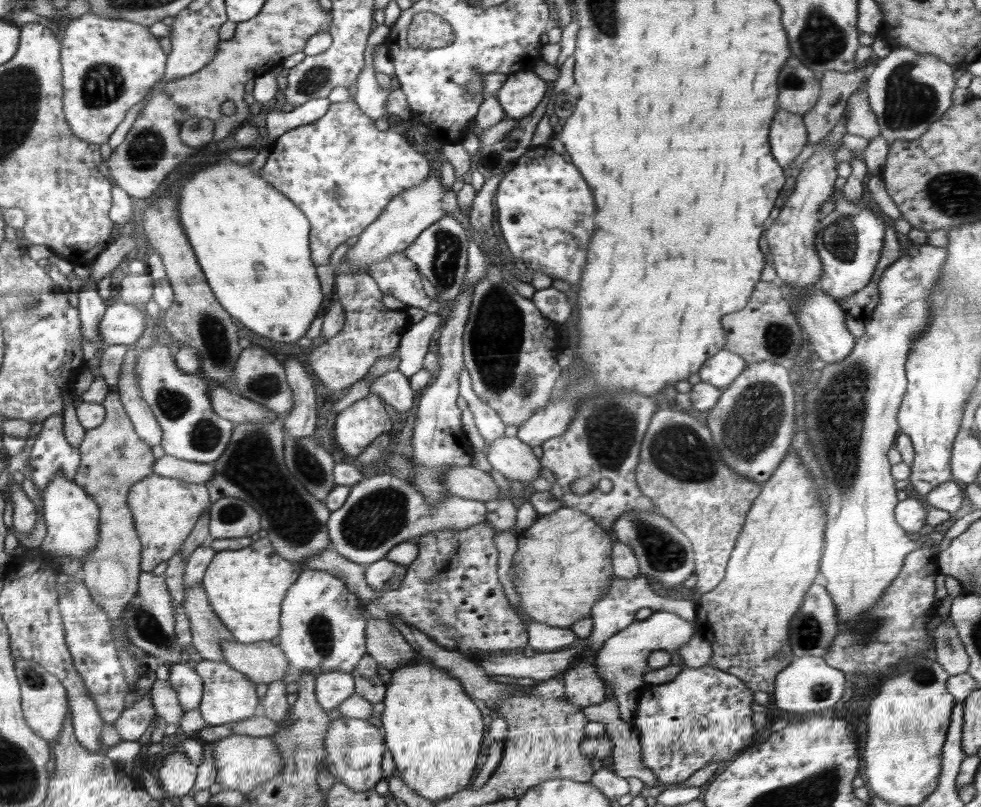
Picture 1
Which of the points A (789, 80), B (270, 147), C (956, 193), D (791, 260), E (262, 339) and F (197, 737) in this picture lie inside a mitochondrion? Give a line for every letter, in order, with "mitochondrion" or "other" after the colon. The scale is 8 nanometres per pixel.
A: mitochondrion
B: other
C: mitochondrion
D: other
E: other
F: other

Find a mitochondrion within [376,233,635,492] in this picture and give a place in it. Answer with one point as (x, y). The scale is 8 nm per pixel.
(496, 333)

